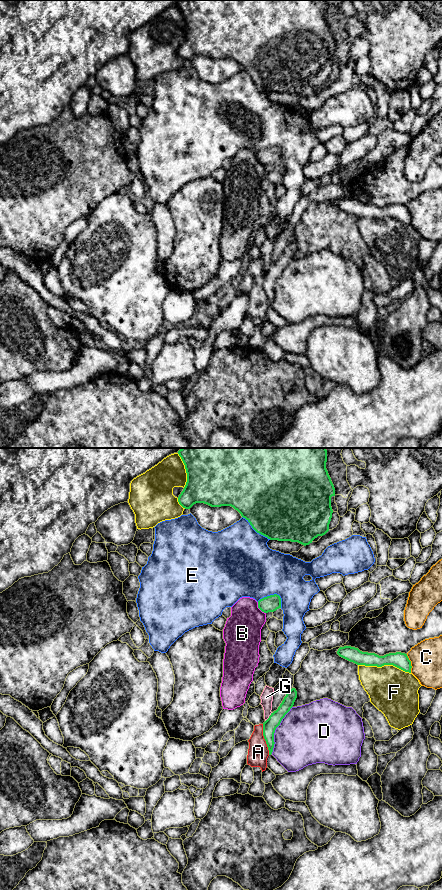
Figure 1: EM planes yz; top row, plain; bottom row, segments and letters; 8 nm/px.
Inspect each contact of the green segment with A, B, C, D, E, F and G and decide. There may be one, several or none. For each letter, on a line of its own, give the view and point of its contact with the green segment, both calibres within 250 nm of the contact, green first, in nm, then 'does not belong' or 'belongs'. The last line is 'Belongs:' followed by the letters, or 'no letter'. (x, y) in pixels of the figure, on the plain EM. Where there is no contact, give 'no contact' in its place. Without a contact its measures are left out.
A: yz (264, 290) | 110/170 nm | does not belong
B: yz (259, 160) | 130/300 nm | does not belong
C: yz (410, 215) | 130/260 nm | does not belong
D: yz (275, 281) | 110/460 nm | does not belong
E: yz (274, 146) | 130/440 nm | does not belong
F: yz (384, 216) | 130/380 nm | does not belong
G: yz (269, 269) | 110/100 nm | does not belong
Belongs: no letter

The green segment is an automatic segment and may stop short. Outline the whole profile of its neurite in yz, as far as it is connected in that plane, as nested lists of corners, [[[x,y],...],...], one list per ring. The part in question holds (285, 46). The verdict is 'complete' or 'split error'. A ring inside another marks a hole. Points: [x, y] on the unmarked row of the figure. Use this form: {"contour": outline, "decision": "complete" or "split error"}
{"contour": [[[181,0],[178,3],[186,25],[186,37],[178,49],[179,56],[190,61],[196,55],[204,55],[211,59],[231,58],[245,70],[252,80],[270,92],[298,94],[304,98],[309,97],[318,88],[323,88],[329,83],[332,70],[331,49],[335,48],[335,40],[326,21],[326,0]]], "decision": "complete"}

